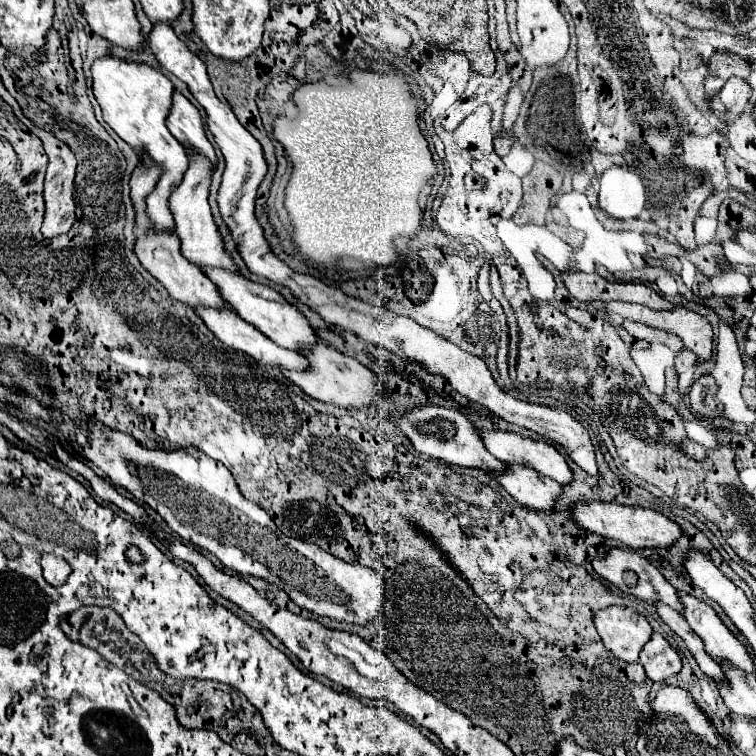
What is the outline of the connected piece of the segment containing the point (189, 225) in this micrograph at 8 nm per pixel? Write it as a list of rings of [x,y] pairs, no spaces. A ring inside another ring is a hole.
[[[186,147],[186,155],[190,159],[186,177],[182,177],[182,181],[178,181],[178,185],[174,185],[174,193],[170,193],[170,211],[174,213],[176,233],[182,241],[182,255],[196,267],[212,265],[212,267],[222,267],[222,269],[236,273],[232,257],[224,251],[222,237],[218,233],[218,227],[212,219],[212,211],[208,205],[208,185],[210,185],[212,165],[194,147]]]

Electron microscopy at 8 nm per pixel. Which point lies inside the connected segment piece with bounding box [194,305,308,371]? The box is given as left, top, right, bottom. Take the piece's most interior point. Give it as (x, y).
(232, 330)

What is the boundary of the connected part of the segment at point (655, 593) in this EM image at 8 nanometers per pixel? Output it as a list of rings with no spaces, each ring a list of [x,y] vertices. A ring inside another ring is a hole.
[[[610,547],[602,557],[592,559],[590,563],[592,563],[592,569],[600,577],[614,583],[620,591],[624,591],[628,595],[636,595],[636,597],[640,597],[640,599],[644,599],[648,603],[662,601],[662,603],[674,607],[676,611],[682,611],[682,603],[680,603],[680,599],[676,595],[676,589],[664,579],[664,575],[646,557],[642,557],[634,549],[630,549],[630,547]],[[630,577],[634,577],[634,583],[630,583]]]

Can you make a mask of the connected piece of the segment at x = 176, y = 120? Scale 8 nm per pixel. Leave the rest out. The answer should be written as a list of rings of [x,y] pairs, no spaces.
[[[174,91],[170,117],[166,117],[166,127],[182,145],[194,145],[212,161],[212,165],[216,165],[216,153],[206,137],[200,111],[180,91]]]

